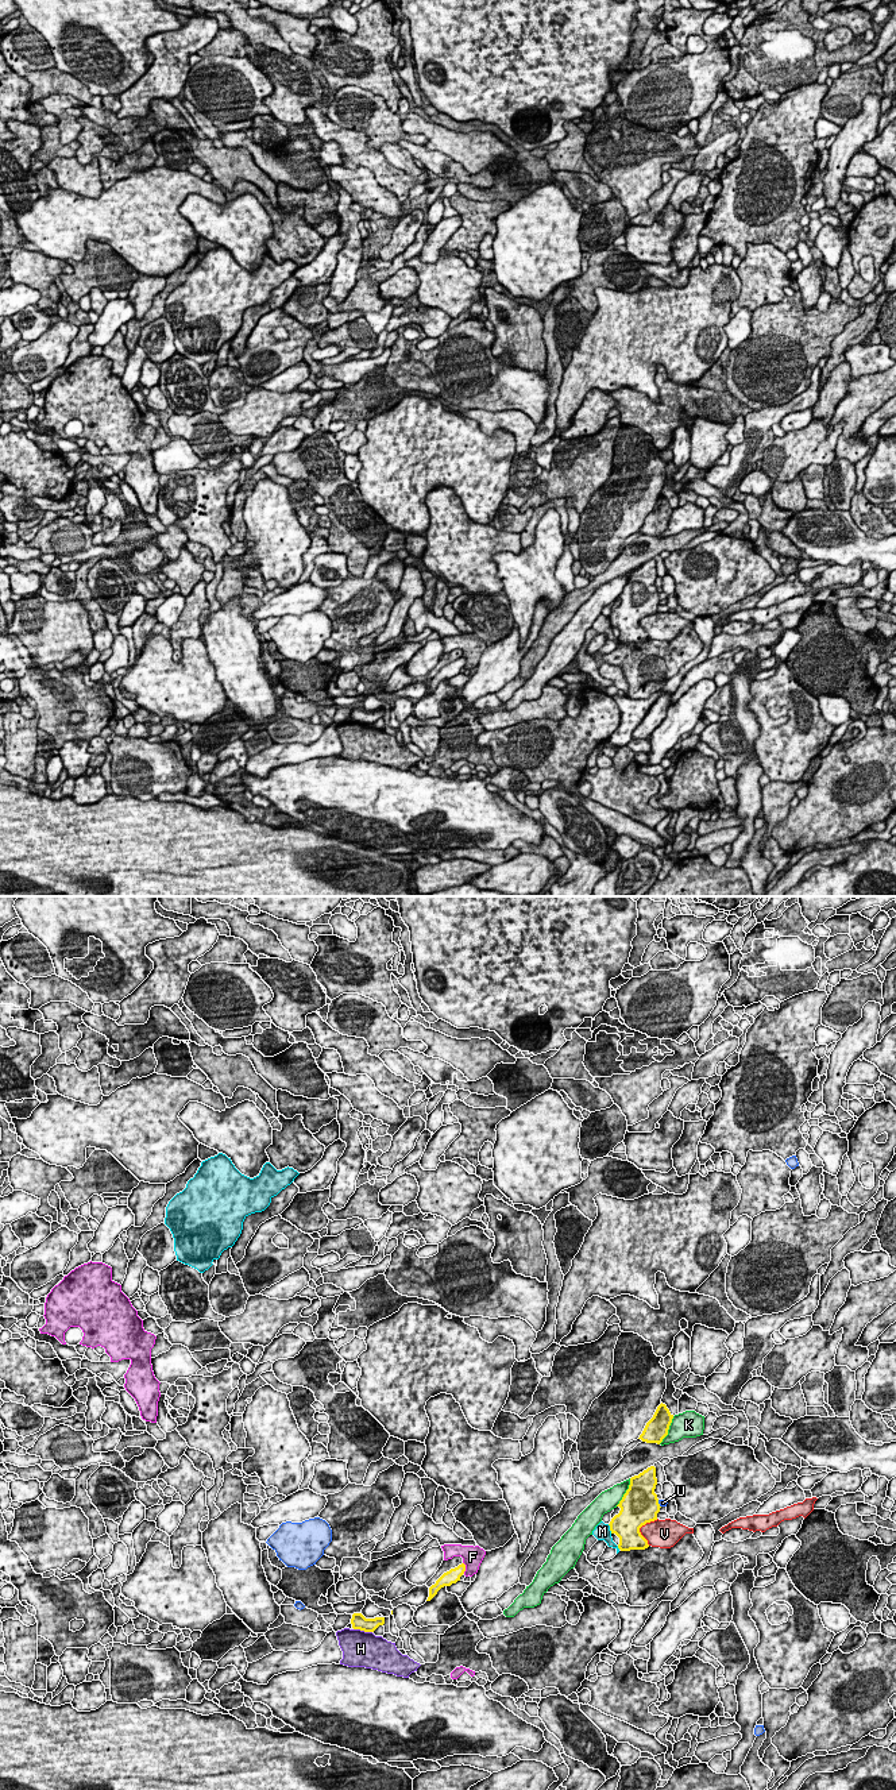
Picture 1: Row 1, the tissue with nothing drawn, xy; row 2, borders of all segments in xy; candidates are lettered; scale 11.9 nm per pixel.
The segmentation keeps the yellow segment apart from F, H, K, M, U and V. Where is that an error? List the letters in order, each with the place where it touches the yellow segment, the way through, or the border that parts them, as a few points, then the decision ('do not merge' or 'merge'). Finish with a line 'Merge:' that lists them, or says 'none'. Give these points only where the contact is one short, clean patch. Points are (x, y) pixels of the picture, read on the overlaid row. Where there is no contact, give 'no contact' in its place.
F: xy (464, 1567) | do not merge
H: xy (363, 1630) | along xy (354, 1628), (371, 1632) | do not merge
K: xy (668, 1428) | do not merge
M: xy (610, 1528) | do not merge
U: xy (659, 1504) | do not merge
V: xy (640, 1527) | do not merge
Merge: none

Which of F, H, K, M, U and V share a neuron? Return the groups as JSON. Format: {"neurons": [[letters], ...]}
{"neurons": [["F"], ["H"], ["K"], ["M"], ["U"], ["V"]]}

